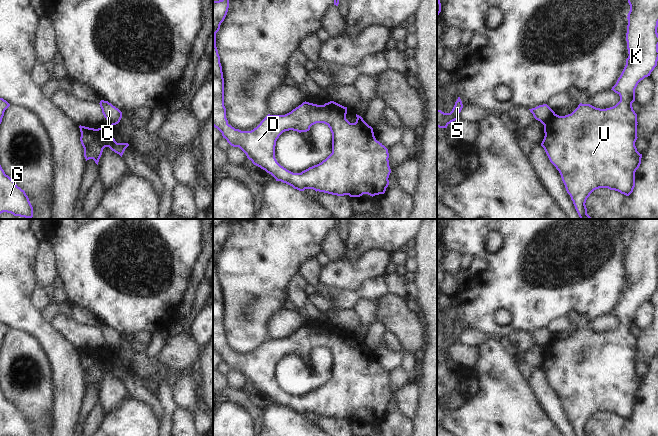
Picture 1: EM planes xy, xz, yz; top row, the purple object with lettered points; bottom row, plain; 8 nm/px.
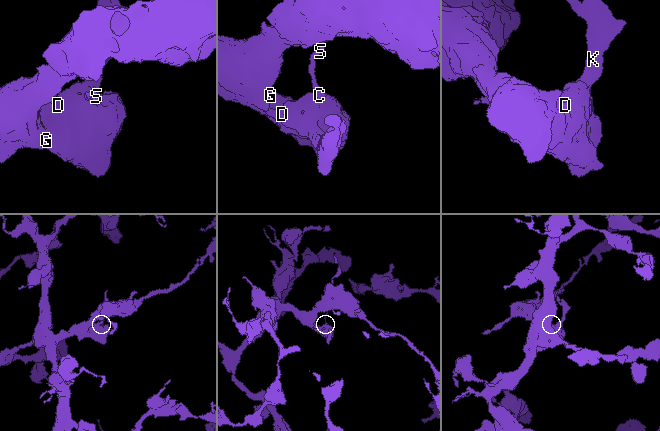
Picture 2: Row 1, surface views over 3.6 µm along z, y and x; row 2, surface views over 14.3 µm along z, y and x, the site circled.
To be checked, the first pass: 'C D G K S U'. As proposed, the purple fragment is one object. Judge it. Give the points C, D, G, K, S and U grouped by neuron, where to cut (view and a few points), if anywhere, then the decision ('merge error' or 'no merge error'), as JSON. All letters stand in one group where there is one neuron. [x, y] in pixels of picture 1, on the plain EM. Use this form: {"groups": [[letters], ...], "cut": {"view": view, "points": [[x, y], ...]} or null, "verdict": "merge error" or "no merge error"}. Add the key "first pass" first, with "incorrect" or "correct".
{"first pass": "incorrect", "groups": [["C", "S"], ["D", "G", "K", "U"]], "cut": {"view": "yz", "points": [[555, 338], [544, 350]]}, "verdict": "merge error"}

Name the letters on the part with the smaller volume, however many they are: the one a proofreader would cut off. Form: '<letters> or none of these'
C, S

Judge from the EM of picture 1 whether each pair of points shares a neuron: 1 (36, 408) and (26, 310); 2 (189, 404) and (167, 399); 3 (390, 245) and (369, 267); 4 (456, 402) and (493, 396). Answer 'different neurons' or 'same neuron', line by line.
1: different neurons
2: different neurons
3: different neurons
4: different neurons

